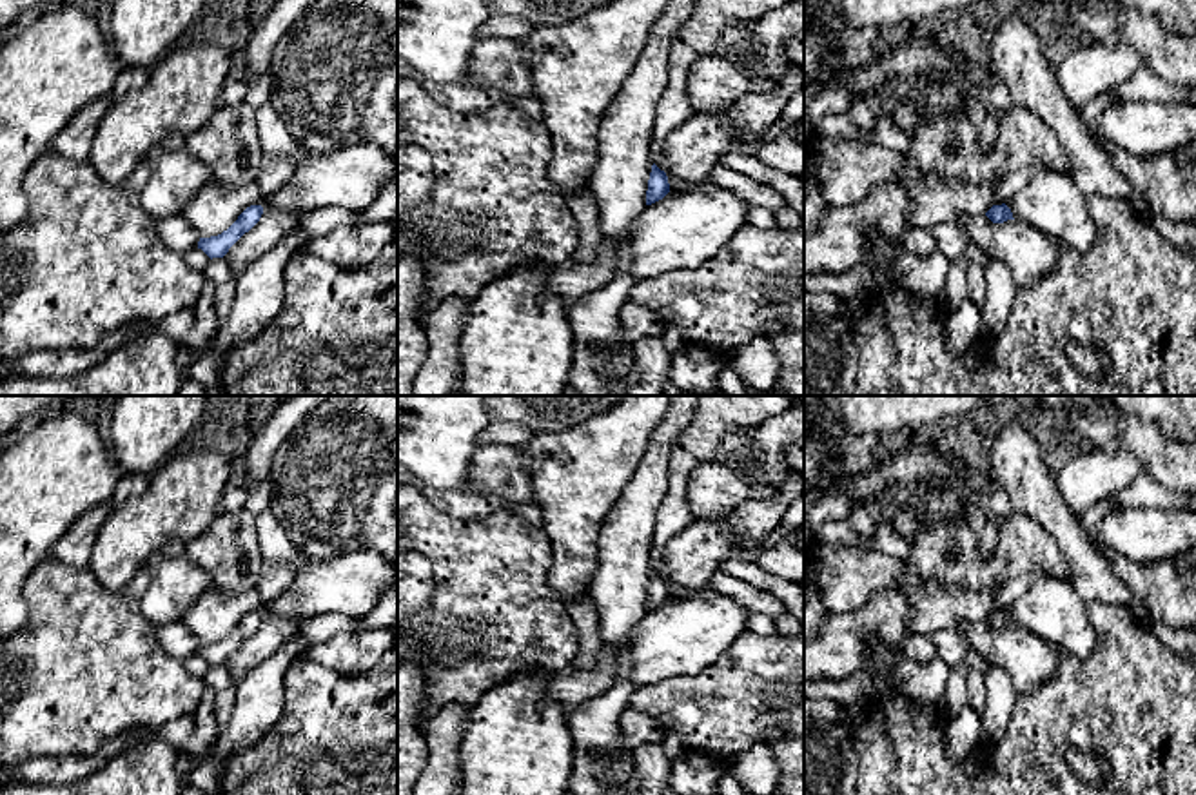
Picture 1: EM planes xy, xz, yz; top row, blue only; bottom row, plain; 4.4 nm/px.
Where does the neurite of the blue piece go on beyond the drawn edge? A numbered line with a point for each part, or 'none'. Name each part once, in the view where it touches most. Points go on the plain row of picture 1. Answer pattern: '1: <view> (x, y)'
none

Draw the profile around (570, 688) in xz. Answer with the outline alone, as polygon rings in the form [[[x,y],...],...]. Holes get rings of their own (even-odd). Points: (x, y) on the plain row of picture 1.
[[[604,644],[588,670],[561,670],[552,673],[546,686],[546,699],[561,706],[570,715],[577,712],[592,697],[599,697],[617,681],[619,662],[615,648]]]

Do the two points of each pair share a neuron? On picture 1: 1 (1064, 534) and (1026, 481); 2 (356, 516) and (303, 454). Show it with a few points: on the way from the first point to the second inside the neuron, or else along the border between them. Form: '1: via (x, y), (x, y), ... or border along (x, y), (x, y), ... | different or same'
1: via (1058, 521), (1035, 494) | same
2: via (343, 501), (334, 492), (334, 485), (318, 469) | same

